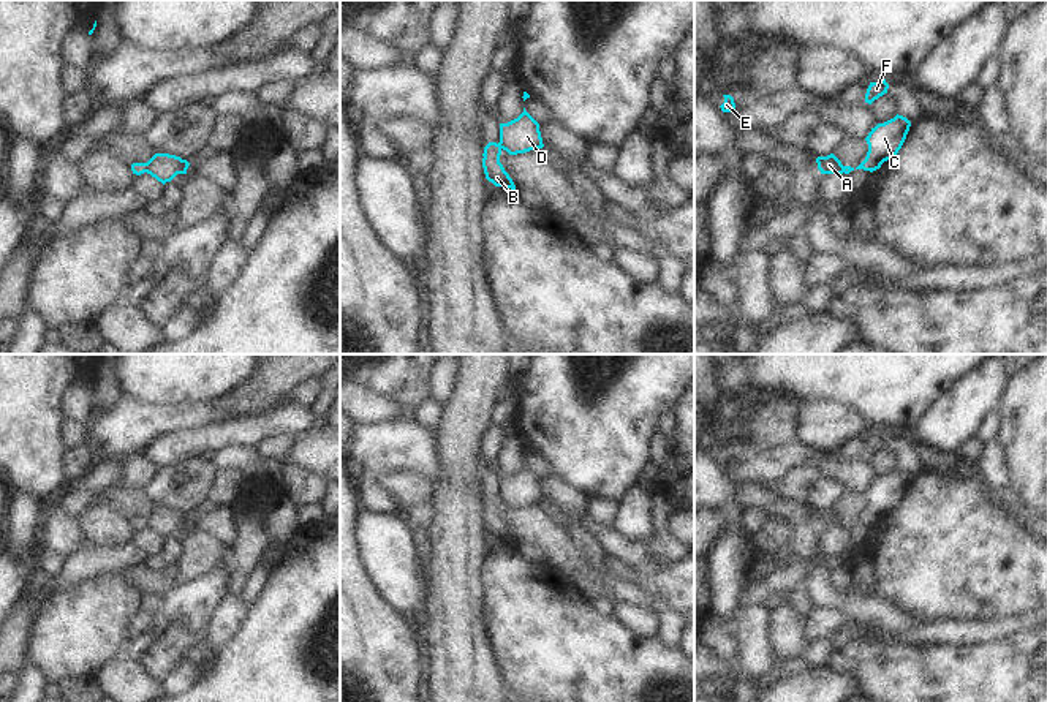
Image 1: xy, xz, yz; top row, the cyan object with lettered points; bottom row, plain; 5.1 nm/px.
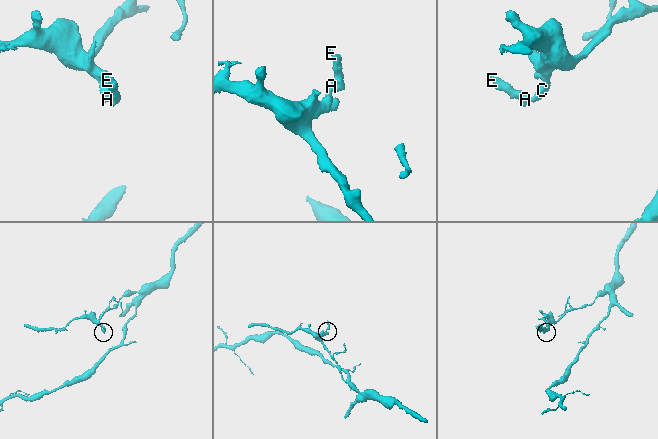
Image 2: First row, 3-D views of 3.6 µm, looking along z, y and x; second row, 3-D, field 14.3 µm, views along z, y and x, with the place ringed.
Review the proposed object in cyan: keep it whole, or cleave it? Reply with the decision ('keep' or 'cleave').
cleave

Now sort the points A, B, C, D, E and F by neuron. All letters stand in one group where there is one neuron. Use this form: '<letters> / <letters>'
A D E / B C F

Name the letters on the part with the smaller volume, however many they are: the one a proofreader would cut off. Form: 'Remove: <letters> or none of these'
Remove: A, D, E.

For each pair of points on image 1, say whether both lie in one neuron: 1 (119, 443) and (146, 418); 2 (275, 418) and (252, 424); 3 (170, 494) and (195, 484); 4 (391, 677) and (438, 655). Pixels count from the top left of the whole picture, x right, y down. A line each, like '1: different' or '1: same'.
1: same
2: same
3: same
4: different

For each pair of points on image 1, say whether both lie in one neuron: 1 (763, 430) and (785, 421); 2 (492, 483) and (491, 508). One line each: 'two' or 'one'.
1: one
2: one

